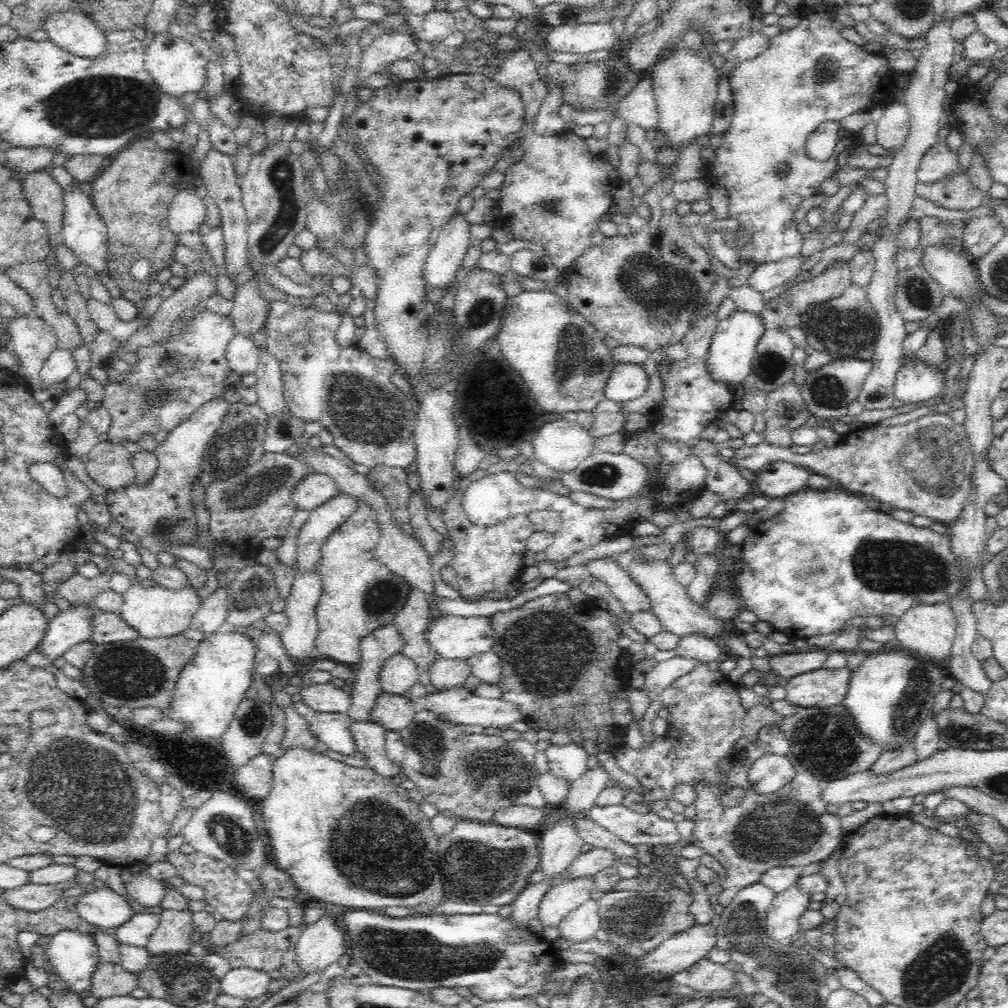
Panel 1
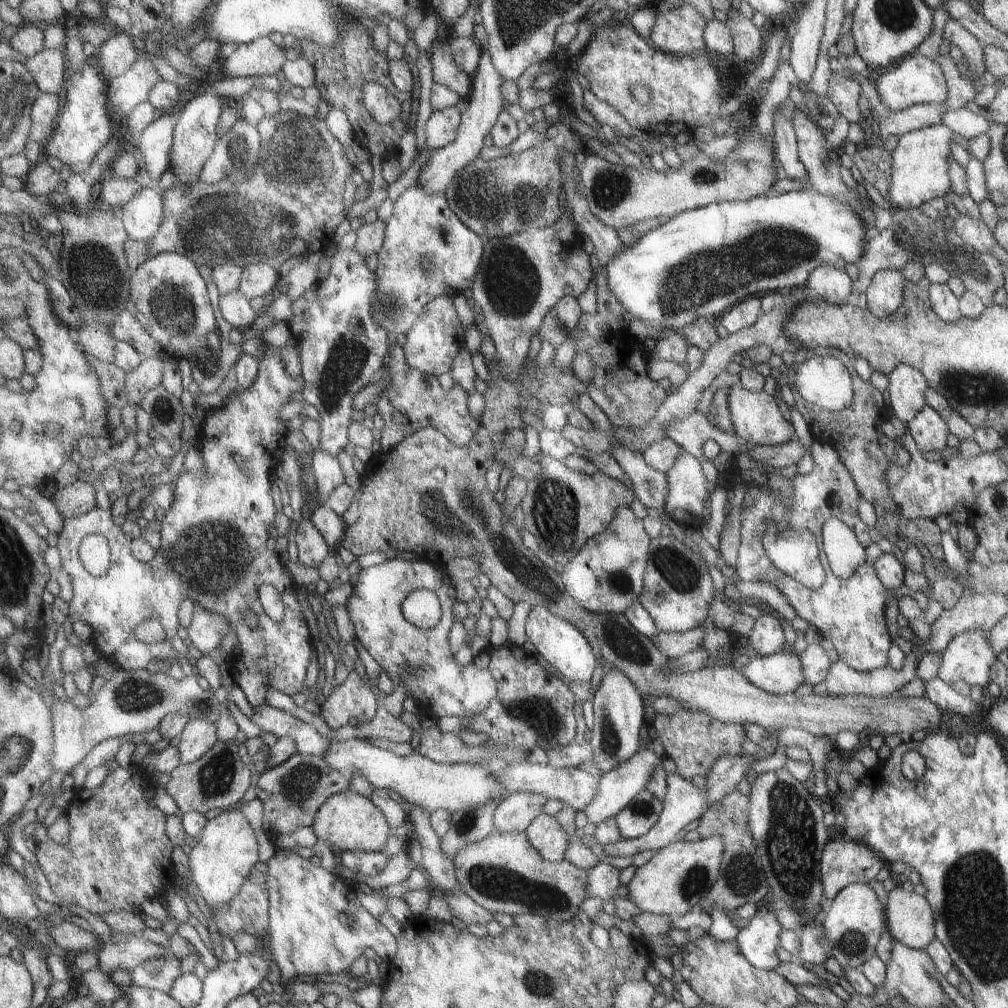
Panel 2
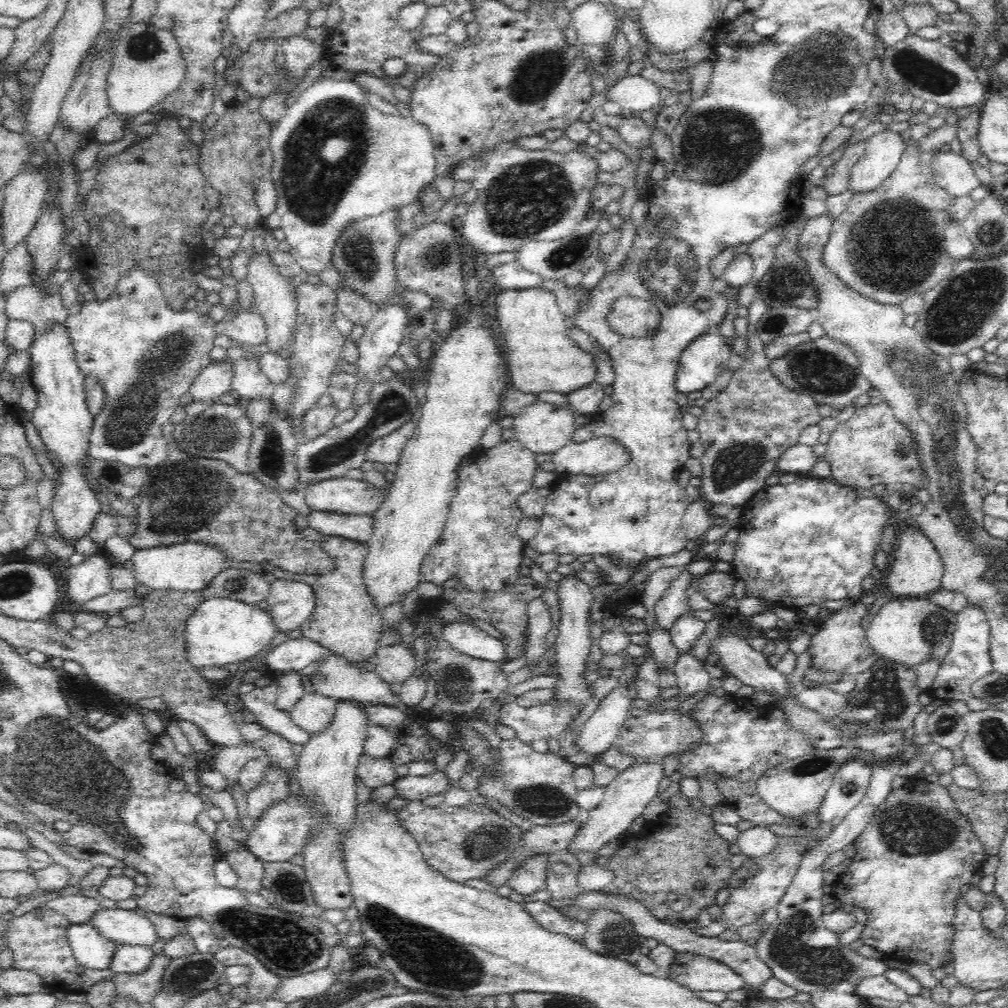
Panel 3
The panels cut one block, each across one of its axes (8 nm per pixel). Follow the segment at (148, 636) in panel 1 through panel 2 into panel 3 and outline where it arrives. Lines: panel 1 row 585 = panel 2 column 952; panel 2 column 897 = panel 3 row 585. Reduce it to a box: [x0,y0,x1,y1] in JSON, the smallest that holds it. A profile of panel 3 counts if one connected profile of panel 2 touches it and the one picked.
[131,542,230,592]

